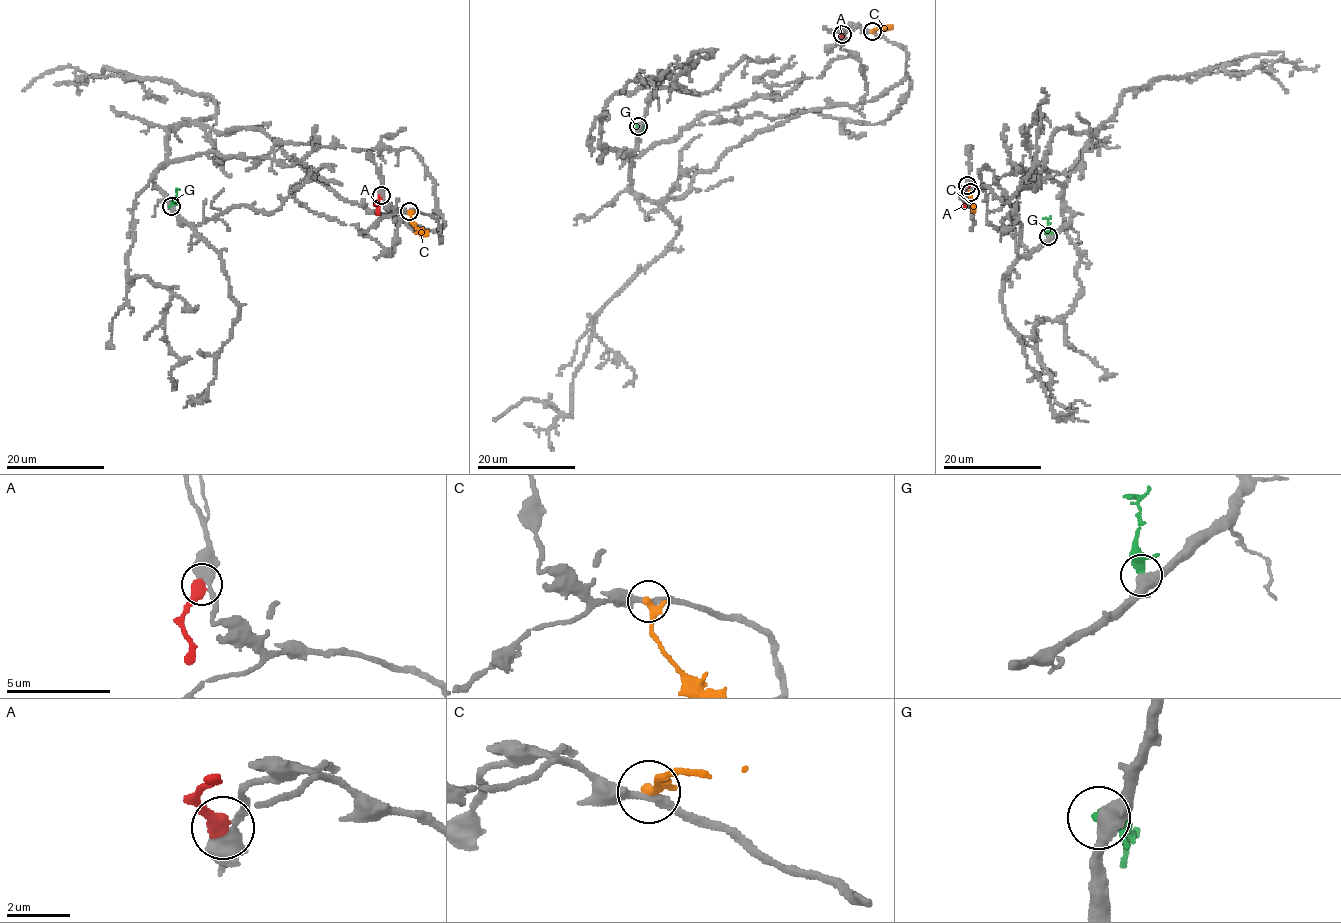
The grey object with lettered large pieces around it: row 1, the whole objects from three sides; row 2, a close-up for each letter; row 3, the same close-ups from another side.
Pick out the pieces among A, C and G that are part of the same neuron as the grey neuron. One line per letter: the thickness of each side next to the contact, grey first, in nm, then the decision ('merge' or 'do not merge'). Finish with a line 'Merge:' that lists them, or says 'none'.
A: calibres 360 and 500 nm; do not merge
C: calibres 260 and 360 nm; do not merge
G: calibres 480 and 280 nm; do not merge
Merge: none

